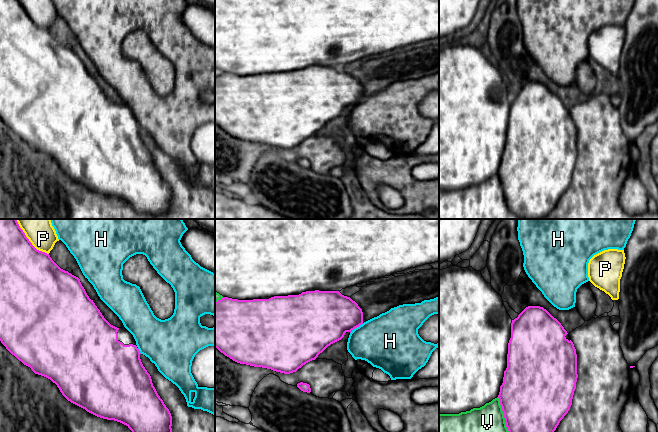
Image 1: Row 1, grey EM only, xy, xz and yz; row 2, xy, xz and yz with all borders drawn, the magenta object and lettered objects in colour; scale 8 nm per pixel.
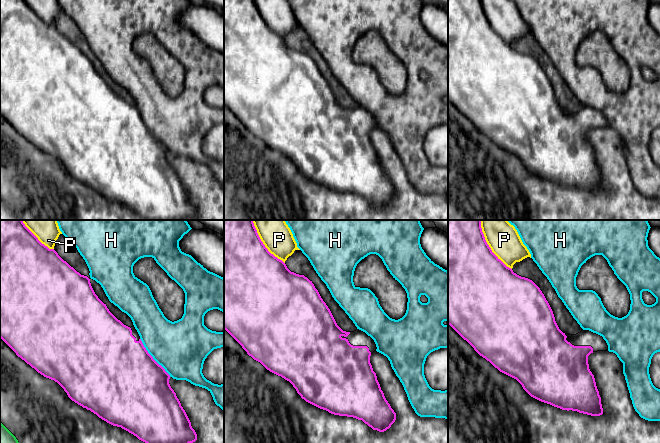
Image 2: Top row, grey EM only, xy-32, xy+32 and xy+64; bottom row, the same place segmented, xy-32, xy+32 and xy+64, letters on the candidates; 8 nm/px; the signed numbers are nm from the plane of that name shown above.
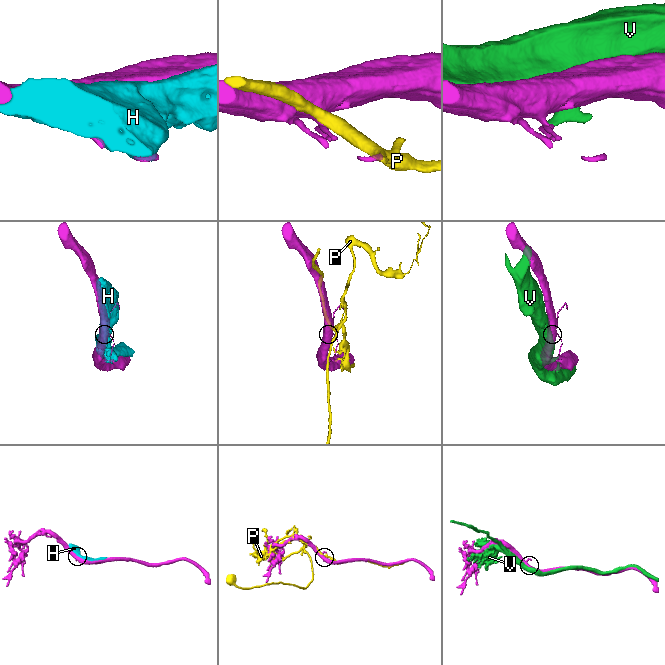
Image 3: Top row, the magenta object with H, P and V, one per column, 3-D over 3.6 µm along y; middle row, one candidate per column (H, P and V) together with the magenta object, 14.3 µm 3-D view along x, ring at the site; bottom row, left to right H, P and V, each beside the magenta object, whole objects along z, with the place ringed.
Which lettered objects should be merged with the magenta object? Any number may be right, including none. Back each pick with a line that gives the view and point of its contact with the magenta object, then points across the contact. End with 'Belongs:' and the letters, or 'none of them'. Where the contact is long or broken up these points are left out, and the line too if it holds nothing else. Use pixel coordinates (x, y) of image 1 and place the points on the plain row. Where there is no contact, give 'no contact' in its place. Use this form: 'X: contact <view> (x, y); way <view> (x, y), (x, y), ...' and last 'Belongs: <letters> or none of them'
Belongs: none of them

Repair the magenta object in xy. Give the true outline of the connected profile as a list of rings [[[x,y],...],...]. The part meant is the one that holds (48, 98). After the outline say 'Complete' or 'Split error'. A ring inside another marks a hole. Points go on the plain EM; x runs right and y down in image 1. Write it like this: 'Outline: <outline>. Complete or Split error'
Outline: [[[0,0],[0,117],[6,125],[24,141],[38,151],[50,155],[57,161],[62,171],[71,179],[87,188],[107,196],[114,196],[126,201],[135,212],[145,215],[168,213],[172,209],[172,192],[153,162],[150,150],[143,142],[140,127],[133,111],[125,104],[111,101],[102,91],[93,76],[89,74],[80,55],[61,45],[49,30],[37,26],[26,13],[19,0]]]. Split error

